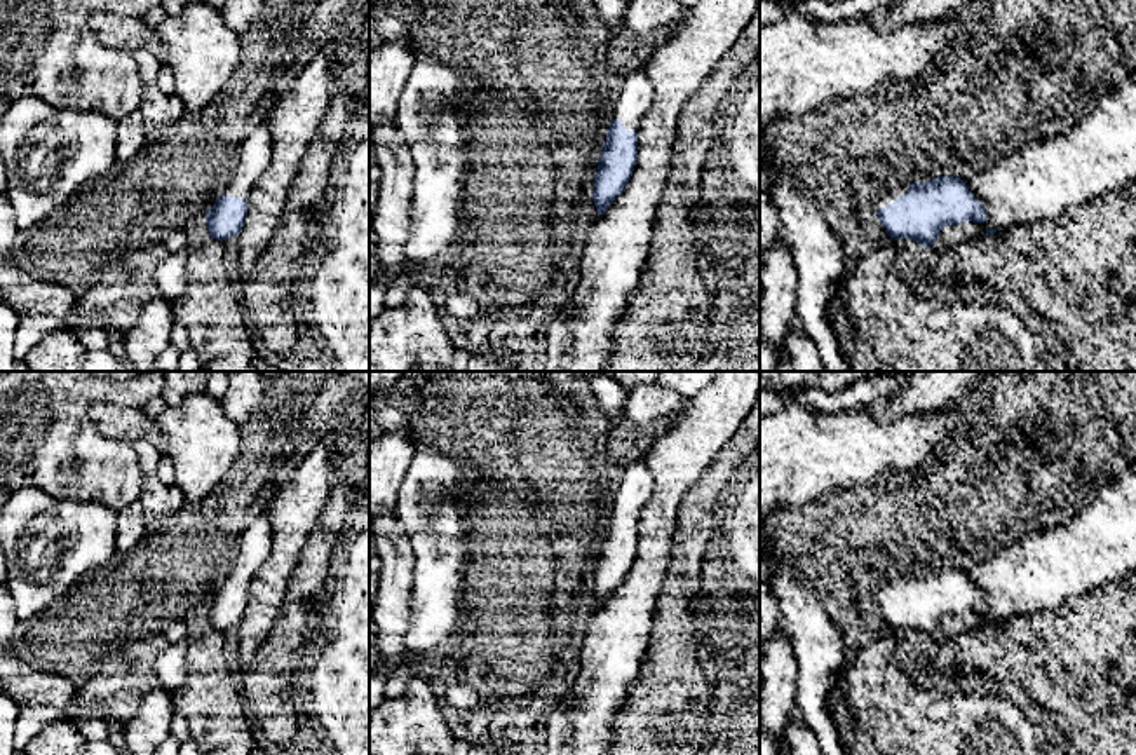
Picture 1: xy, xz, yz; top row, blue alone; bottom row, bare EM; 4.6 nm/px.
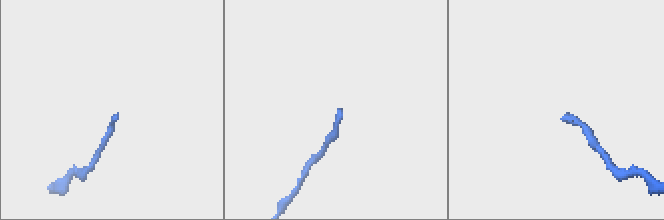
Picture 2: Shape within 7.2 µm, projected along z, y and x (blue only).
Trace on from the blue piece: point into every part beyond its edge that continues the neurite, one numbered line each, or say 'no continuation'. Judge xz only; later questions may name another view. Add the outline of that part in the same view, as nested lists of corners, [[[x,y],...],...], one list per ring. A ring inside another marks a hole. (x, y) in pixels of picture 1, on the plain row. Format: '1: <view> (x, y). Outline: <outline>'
1: xz (636, 483). Outline: [[[639,457],[624,469],[613,497],[613,509],[622,511],[625,520],[638,523],[652,490],[652,473],[646,467],[645,457]]]

